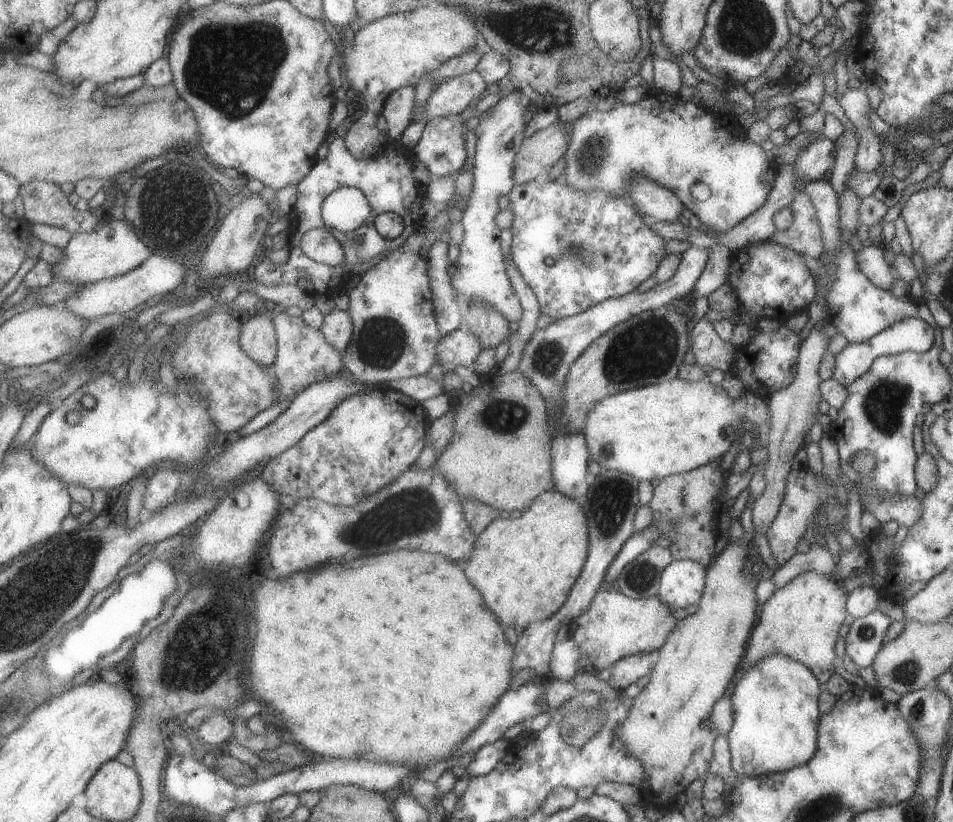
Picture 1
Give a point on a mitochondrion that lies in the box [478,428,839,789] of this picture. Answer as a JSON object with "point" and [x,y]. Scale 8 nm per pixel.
{"point":[611,503]}

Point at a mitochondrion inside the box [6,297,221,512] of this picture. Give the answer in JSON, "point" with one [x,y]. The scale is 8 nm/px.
{"point":[99,347]}

